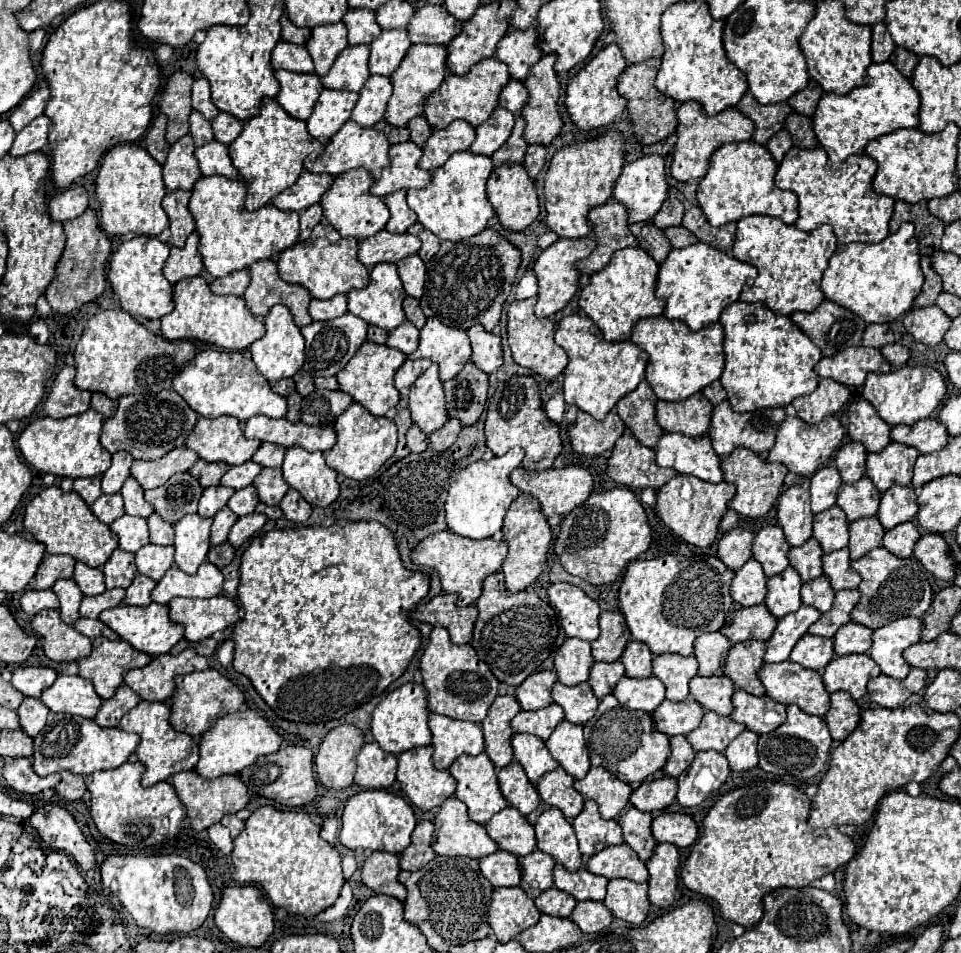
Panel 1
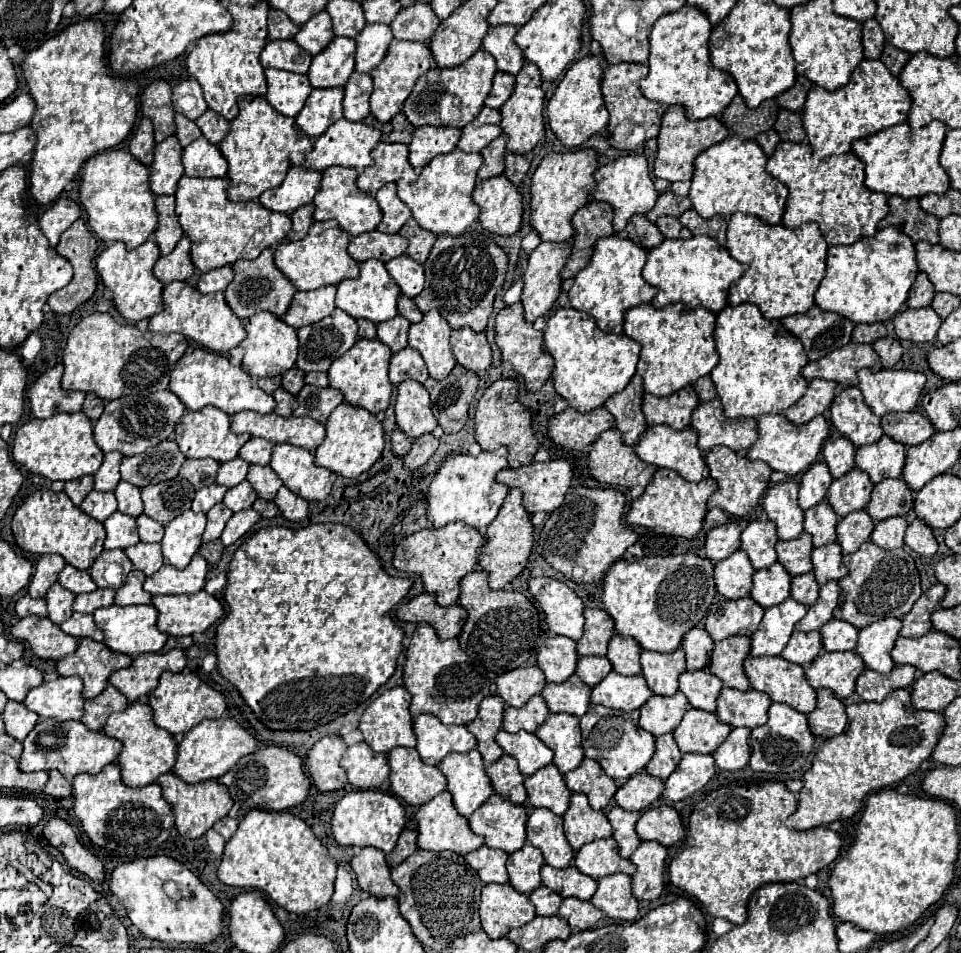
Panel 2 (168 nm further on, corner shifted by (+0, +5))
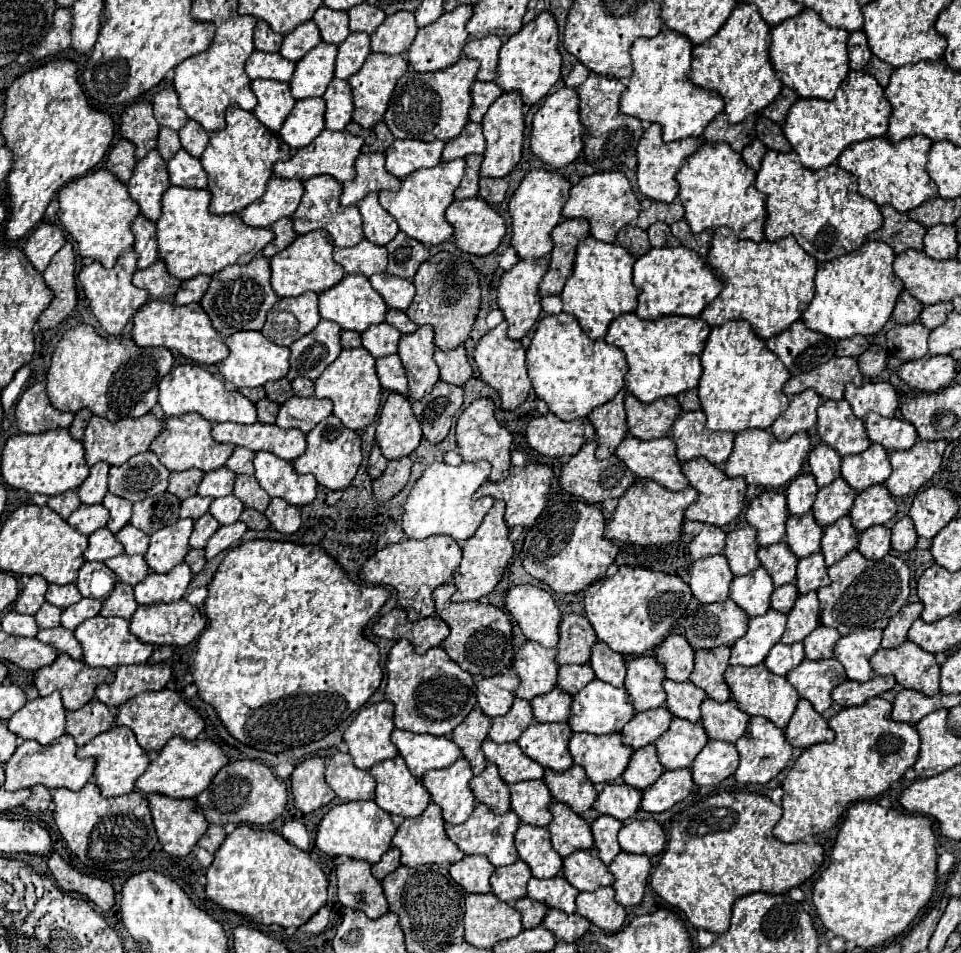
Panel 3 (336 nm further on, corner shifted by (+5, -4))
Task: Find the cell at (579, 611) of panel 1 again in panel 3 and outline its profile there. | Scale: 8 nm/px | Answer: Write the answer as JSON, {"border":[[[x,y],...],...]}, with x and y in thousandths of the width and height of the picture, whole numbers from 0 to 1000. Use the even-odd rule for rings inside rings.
{"border":[[[532,615],[530,621],[525,623],[525,640],[532,644],[532,648],[540,655],[542,663],[546,665],[548,672],[561,674],[567,680],[578,680],[580,678],[580,653],[584,653],[584,644],[571,625],[571,621],[559,617],[559,615]]]}

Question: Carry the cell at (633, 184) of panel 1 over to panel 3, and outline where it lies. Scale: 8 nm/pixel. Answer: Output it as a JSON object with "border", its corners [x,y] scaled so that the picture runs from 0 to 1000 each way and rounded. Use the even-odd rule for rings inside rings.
{"border":[[[625,180],[607,185],[602,193],[592,199],[592,210],[586,216],[586,229],[609,229],[613,233],[613,246],[625,254],[638,254],[640,246],[659,233],[667,216],[655,195],[655,189],[646,180]]]}

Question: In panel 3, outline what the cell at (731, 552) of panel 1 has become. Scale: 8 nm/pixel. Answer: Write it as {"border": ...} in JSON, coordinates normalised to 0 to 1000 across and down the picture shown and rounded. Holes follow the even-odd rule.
{"border":[[[734,550],[732,556],[719,567],[717,571],[717,581],[721,588],[729,588],[736,583],[750,581],[754,575],[754,558],[746,552]]]}

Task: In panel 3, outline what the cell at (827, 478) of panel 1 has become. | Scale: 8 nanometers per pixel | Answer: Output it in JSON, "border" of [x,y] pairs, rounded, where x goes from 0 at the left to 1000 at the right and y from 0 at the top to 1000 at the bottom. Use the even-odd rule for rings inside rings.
{"border":[[[834,497],[819,510],[819,535],[821,539],[838,539],[844,535],[844,529],[850,518],[850,508],[844,497]]]}

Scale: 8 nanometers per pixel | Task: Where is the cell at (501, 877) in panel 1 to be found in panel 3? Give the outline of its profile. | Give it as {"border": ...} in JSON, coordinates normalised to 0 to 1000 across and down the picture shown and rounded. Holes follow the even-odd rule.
{"border":[[[484,898],[482,902],[469,907],[469,921],[480,928],[488,938],[511,936],[509,919],[513,917],[513,907],[505,898]]]}

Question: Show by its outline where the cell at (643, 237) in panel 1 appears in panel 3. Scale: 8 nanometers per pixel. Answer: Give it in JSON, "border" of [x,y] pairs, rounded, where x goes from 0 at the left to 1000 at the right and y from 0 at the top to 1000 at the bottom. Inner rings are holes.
{"border":[[[648,237],[644,243],[642,243],[642,252],[640,256],[648,258],[657,269],[665,271],[669,269],[677,256],[675,256],[675,250],[673,250],[673,243],[665,237]]]}

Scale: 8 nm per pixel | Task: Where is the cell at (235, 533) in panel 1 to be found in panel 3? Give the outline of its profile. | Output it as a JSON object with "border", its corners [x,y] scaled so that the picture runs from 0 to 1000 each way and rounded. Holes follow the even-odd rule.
{"border":[[[245,548],[238,552],[230,552],[215,569],[213,573],[213,586],[220,588],[222,583],[226,583],[228,579],[240,575],[240,571],[245,571],[247,567],[251,567],[251,562],[257,558],[257,552],[253,548]]]}

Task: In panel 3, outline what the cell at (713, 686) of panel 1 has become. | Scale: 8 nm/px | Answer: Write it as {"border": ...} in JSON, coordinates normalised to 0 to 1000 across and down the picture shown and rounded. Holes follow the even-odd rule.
{"border":[[[690,714],[690,724],[694,728],[692,741],[700,751],[717,758],[727,758],[727,741],[736,732],[736,728],[729,722],[721,720],[719,716],[707,718],[700,714]]]}

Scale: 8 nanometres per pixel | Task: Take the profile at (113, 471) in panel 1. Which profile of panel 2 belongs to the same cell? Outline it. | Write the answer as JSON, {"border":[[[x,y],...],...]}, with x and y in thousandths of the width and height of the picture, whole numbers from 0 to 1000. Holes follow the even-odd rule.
{"border":[[[114,473],[108,477],[108,486],[106,490],[100,494],[98,498],[98,513],[100,515],[119,515],[123,505],[125,505],[125,484],[127,484],[127,475]]]}

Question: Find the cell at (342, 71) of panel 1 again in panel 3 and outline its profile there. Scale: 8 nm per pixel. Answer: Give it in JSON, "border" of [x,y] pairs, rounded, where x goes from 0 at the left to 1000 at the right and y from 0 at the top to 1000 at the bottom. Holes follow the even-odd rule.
{"border":[[[332,44],[307,67],[307,76],[301,84],[307,105],[336,99],[338,90],[347,84],[347,61],[351,61],[351,48]]]}

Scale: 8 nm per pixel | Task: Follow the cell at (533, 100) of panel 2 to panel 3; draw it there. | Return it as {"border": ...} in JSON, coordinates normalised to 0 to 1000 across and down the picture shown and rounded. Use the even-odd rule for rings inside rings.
{"border":[[[538,97],[521,99],[505,118],[501,132],[503,132],[503,143],[507,147],[507,153],[503,159],[503,172],[498,176],[498,183],[509,187],[523,187],[542,168],[542,151],[544,151],[544,136],[546,136],[542,101]]]}

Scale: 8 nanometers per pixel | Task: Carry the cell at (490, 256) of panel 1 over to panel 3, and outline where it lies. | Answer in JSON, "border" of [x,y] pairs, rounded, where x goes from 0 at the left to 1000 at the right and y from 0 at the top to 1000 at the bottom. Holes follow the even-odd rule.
{"border":[[[457,264],[434,283],[430,298],[434,302],[434,308],[424,323],[426,336],[430,336],[434,342],[446,340],[453,348],[453,363],[457,367],[471,367],[480,363],[492,344],[496,325],[498,325],[498,292],[496,283],[482,273],[480,269],[471,269],[467,264]]]}

